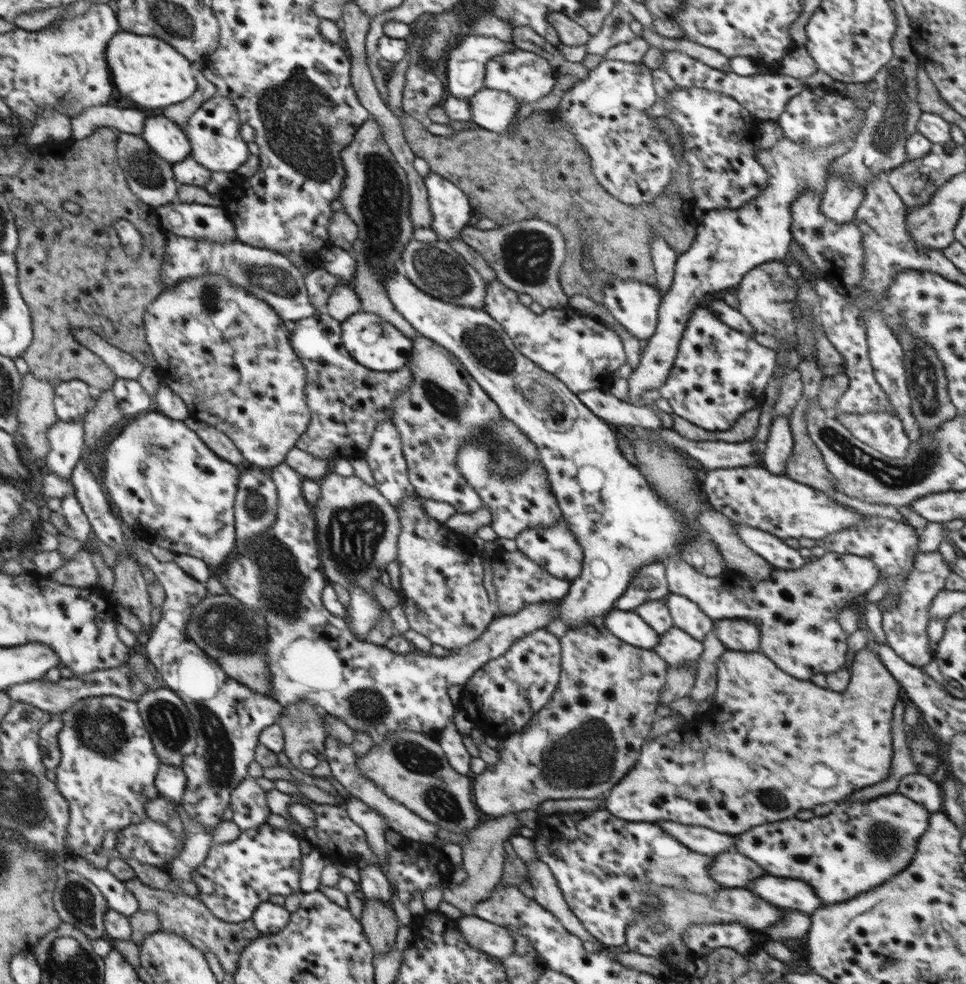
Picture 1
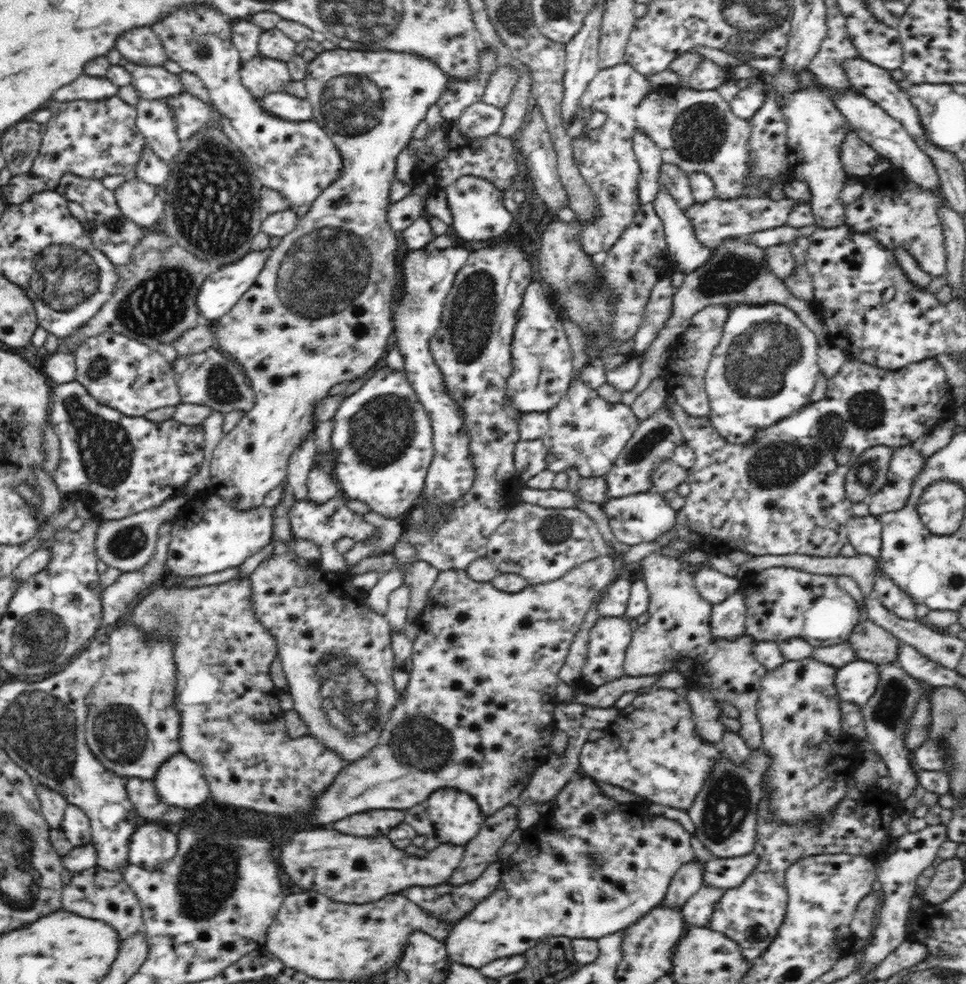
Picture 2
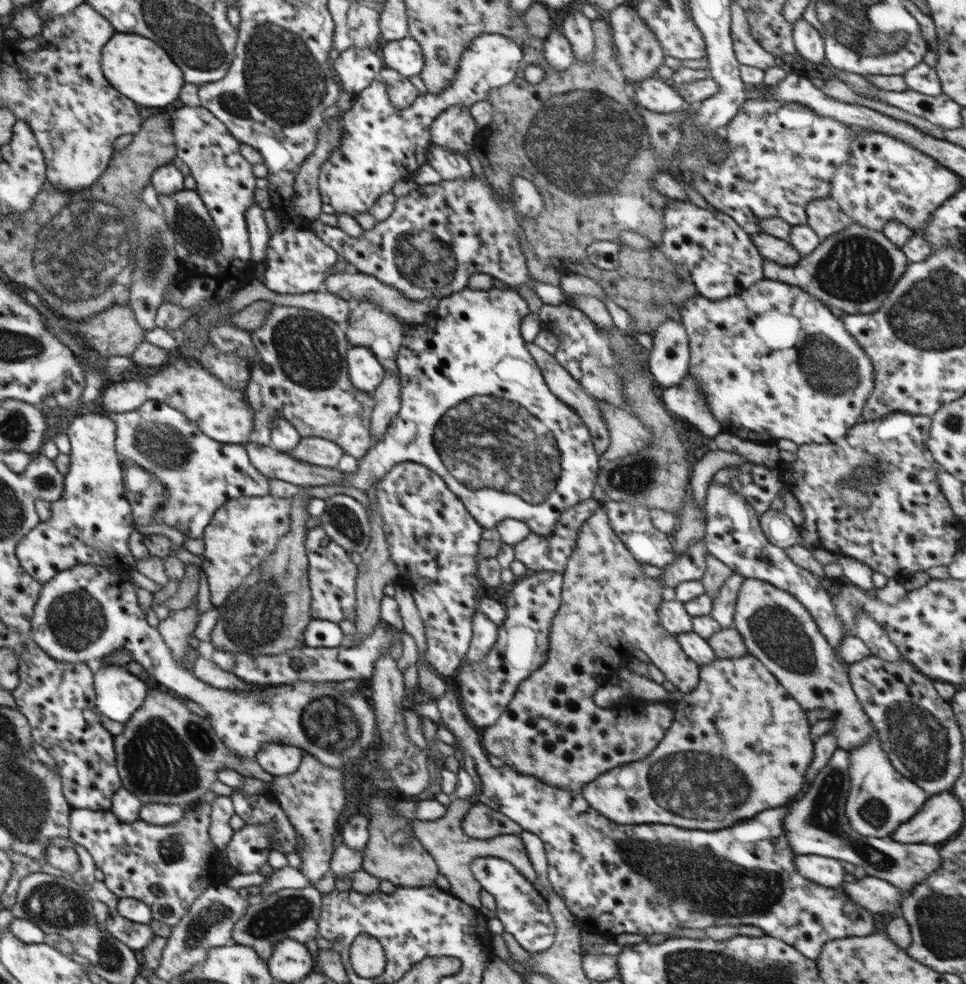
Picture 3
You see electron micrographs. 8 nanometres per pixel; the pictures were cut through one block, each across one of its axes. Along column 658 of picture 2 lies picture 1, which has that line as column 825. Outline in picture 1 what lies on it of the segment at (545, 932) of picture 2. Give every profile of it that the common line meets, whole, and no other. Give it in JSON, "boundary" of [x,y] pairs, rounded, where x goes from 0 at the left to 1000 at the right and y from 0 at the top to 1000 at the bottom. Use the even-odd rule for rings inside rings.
{"boundary":[[[930,805],[905,810],[898,814],[869,814],[856,828],[835,834],[823,829],[814,833],[793,836],[764,849],[760,865],[768,867],[787,879],[795,889],[828,893],[845,905],[852,921],[865,919],[895,908],[917,896],[938,882],[949,865],[951,852],[962,838],[962,823]]]}

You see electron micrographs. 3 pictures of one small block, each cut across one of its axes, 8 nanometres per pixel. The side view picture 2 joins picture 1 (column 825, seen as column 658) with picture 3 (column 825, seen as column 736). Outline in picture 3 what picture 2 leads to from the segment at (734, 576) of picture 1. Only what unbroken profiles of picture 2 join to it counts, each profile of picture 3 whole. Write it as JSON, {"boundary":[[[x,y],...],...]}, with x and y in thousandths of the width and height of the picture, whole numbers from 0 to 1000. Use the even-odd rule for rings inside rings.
{"boundary":[[[771,587],[761,608],[760,638],[768,645],[775,665],[789,673],[834,723],[851,722],[851,720],[859,722],[857,731],[860,737],[857,743],[864,748],[867,761],[881,763],[895,755],[898,750],[906,744],[905,737],[901,734],[901,729],[894,724],[892,714],[881,698],[876,677],[867,671],[859,653],[849,643],[845,632],[830,613],[817,602],[803,598],[792,589],[782,587]]]}

